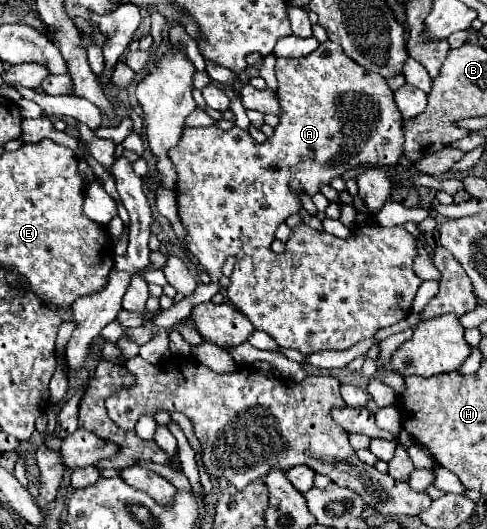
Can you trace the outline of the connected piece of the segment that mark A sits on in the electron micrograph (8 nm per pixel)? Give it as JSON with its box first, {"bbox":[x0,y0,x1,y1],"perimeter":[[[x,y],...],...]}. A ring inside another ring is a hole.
{"bbox":[152,43,402,327],"perimeter":[[[322,43],[316,51],[300,59],[280,57],[276,61],[278,89],[282,115],[280,123],[274,127],[274,135],[264,143],[254,143],[254,139],[238,127],[222,131],[218,127],[196,127],[186,129],[178,147],[170,151],[174,167],[178,171],[180,201],[178,215],[188,229],[188,249],[206,267],[212,283],[206,287],[196,287],[190,297],[174,303],[168,311],[162,311],[152,319],[156,327],[174,327],[178,321],[186,319],[198,303],[210,301],[218,293],[218,277],[222,275],[222,265],[228,255],[238,255],[244,245],[270,247],[274,231],[290,215],[302,209],[300,193],[314,197],[320,185],[330,185],[334,177],[342,177],[356,167],[394,167],[402,155],[402,121],[398,107],[394,103],[394,93],[388,89],[386,79],[378,73],[370,73],[350,57],[344,55],[338,43]]]}

